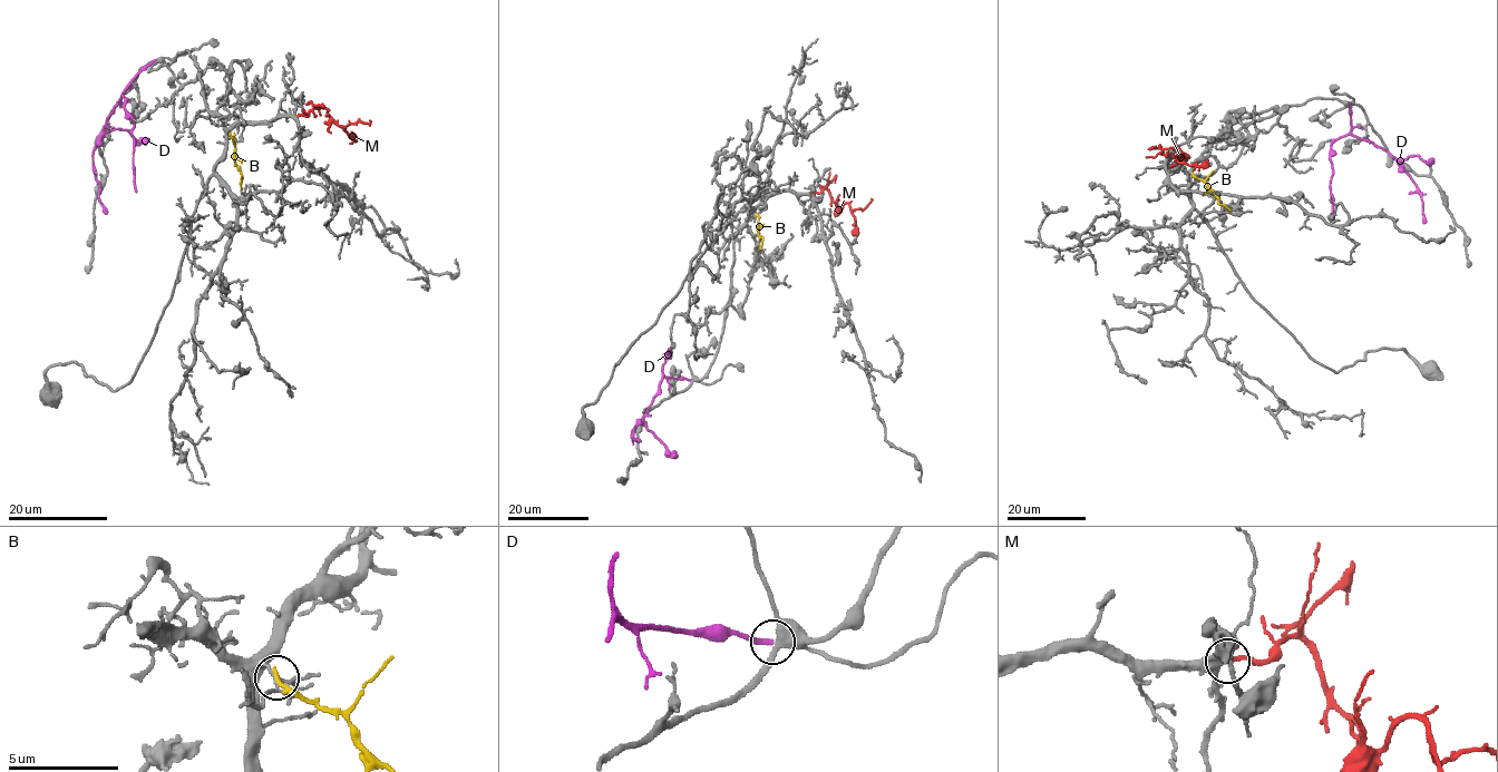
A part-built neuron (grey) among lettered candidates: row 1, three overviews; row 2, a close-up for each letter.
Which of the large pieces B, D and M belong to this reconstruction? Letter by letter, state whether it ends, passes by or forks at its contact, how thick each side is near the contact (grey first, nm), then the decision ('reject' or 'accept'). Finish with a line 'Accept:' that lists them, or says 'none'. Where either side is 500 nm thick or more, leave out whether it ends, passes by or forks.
B: it ends | 140/240 nm | reject
D: it ends | 380/180 nm | reject
M: it ends | 320/200 nm | accept
Accept: M

